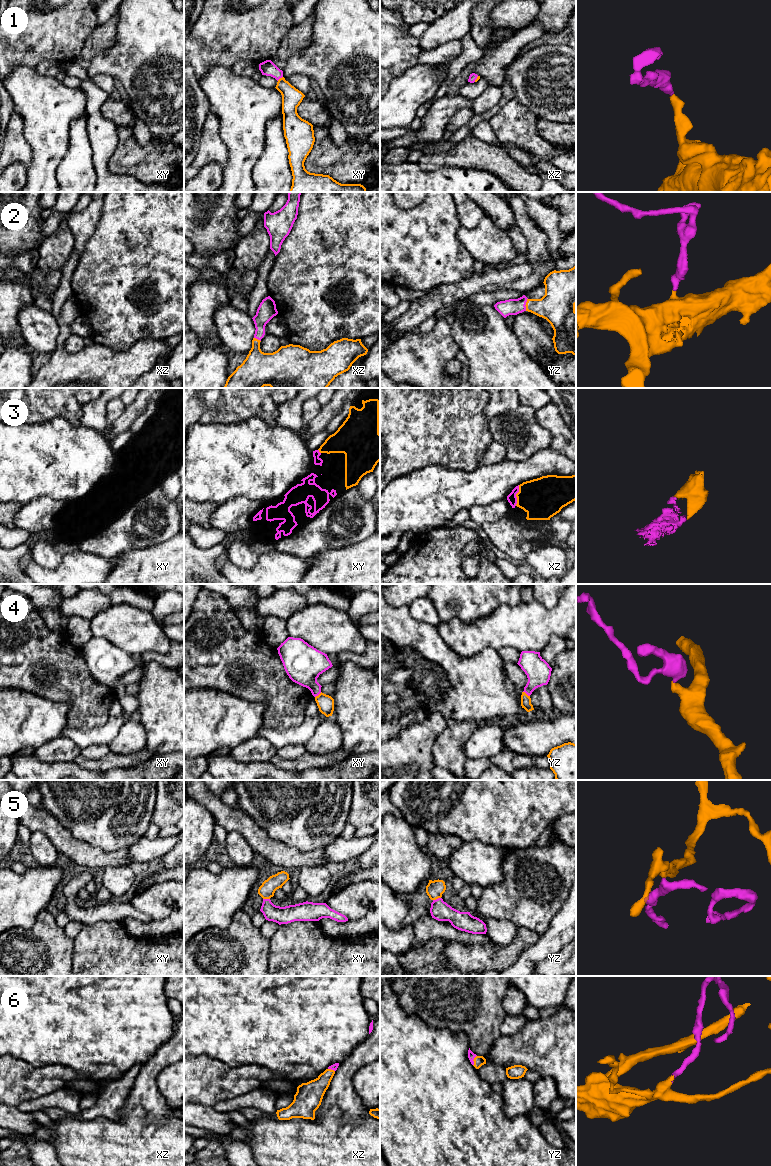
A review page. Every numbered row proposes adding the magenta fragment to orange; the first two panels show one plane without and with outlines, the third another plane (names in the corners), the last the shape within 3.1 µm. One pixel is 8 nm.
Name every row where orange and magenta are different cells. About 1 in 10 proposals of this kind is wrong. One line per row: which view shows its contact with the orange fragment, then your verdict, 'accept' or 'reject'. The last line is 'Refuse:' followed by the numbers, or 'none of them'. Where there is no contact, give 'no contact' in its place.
1: xy | accept
2: yz | accept
3: xz | accept
4: yz | accept
5: yz | accept
6: yz | accept
Refuse: none of them

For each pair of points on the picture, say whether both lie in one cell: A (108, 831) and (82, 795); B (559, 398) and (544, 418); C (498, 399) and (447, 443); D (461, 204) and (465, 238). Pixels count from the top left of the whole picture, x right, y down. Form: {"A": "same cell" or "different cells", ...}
{"A": "same cell", "B": "different cells", "C": "different cells", "D": "different cells"}

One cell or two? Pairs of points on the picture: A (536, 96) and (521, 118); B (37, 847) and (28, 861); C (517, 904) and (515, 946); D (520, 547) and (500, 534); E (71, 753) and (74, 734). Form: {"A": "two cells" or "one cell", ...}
{"A": "two cells", "B": "two cells", "C": "two cells", "D": "one cell", "E": "two cells"}

